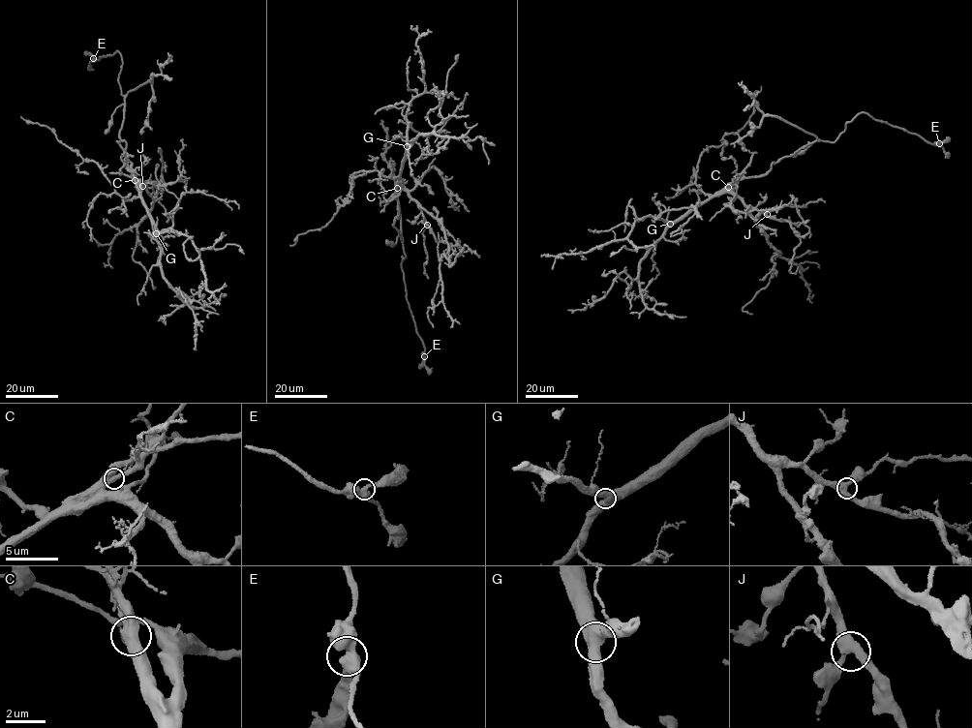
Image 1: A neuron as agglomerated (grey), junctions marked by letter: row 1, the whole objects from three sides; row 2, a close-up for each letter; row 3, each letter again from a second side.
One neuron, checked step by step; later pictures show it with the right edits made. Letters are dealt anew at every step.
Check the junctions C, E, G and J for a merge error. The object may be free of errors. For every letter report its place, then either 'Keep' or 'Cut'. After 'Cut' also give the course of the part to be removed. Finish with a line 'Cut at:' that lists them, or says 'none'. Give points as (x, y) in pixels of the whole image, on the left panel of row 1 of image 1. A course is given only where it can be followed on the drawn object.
C: Place: (135, 180). Keep
E: Place: (93, 58). Keep
G: Place: (156, 233). Keep
J: Place: (142, 186). Keep
Cut at: none

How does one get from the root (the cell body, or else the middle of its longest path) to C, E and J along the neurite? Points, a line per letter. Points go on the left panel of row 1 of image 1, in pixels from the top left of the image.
C: (129, 160), (135, 180)
E: (129, 160), (125, 141), (119, 135), (125, 103), (118, 80), (120, 54), (117, 50), (93, 58)
J: (129, 160), (138, 188), (140, 181), (145, 184), (142, 186)

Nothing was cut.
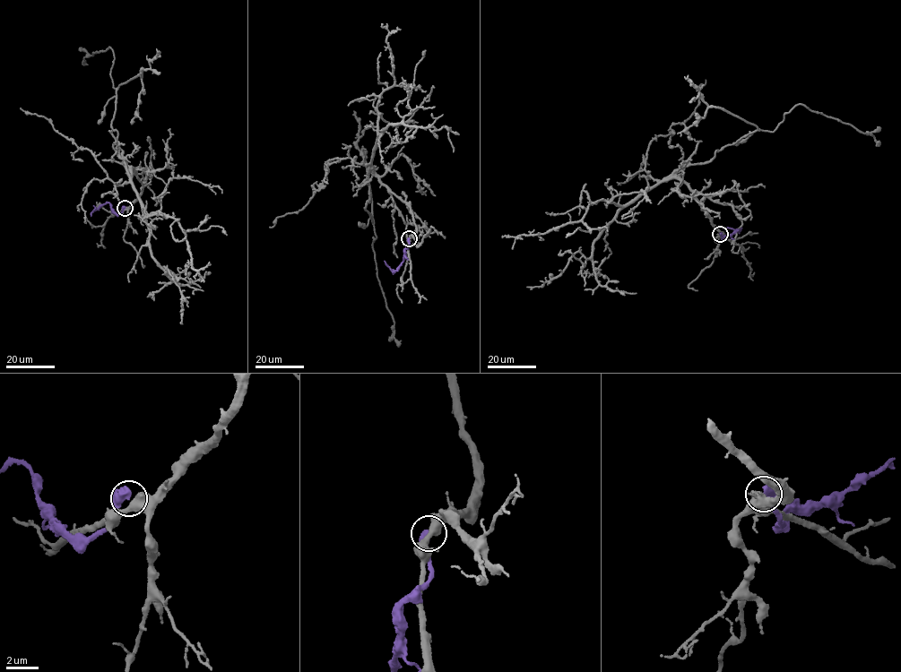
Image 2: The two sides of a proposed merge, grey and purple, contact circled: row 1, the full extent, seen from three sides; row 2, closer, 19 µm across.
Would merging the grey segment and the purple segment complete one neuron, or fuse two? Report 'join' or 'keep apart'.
keep apart

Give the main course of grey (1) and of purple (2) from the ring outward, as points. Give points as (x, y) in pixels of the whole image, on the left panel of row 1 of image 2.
1: (125, 208), (142, 182), (133, 169), (129, 174), (111, 124), (116, 95), (112, 49), (89, 55), (84, 64)
2: (125, 208), (117, 213), (108, 202), (102, 204), (90, 216)

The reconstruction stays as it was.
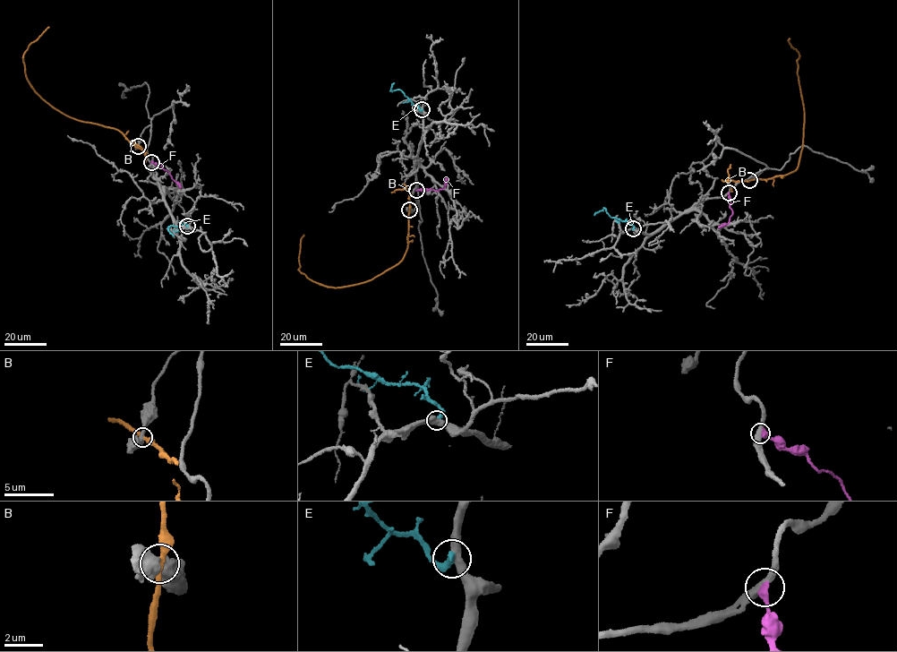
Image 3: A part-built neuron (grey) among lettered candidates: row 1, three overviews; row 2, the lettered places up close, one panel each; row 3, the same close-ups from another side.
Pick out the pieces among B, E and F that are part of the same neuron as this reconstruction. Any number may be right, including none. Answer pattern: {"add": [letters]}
{"add": ["B"]}

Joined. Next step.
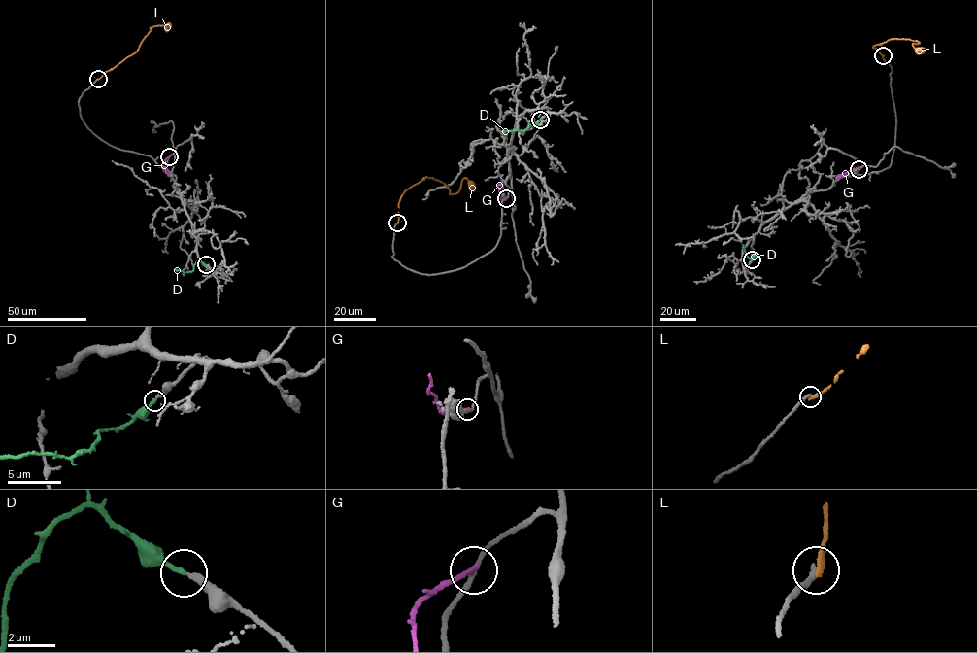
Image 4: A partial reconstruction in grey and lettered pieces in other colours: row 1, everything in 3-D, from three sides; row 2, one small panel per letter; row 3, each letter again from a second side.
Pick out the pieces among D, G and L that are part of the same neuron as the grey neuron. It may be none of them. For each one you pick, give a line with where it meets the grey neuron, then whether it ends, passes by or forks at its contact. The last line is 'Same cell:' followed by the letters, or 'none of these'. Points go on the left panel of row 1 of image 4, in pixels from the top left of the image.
D: Touches grey at (206, 264). It ends there
Same cell: D

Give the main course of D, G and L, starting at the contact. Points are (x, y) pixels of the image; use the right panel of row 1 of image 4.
D: (752, 259), (756, 253), (750, 258), (742, 244)
G: (859, 169), (837, 175), (836, 180)
L: (883, 55), (873, 47), (892, 39), (917, 41), (920, 43), (912, 46), (925, 51)

